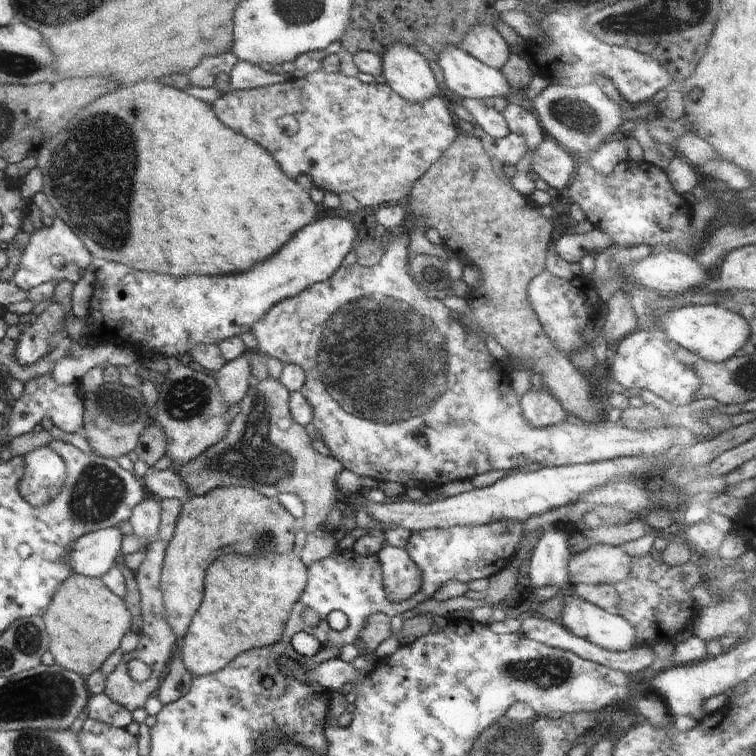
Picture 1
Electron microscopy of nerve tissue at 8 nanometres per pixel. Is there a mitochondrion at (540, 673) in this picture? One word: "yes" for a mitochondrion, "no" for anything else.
yes

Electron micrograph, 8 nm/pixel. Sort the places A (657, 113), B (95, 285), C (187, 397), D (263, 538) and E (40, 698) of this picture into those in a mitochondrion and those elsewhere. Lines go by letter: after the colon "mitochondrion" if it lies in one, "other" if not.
A: other
B: other
C: mitochondrion
D: mitochondrion
E: mitochondrion

